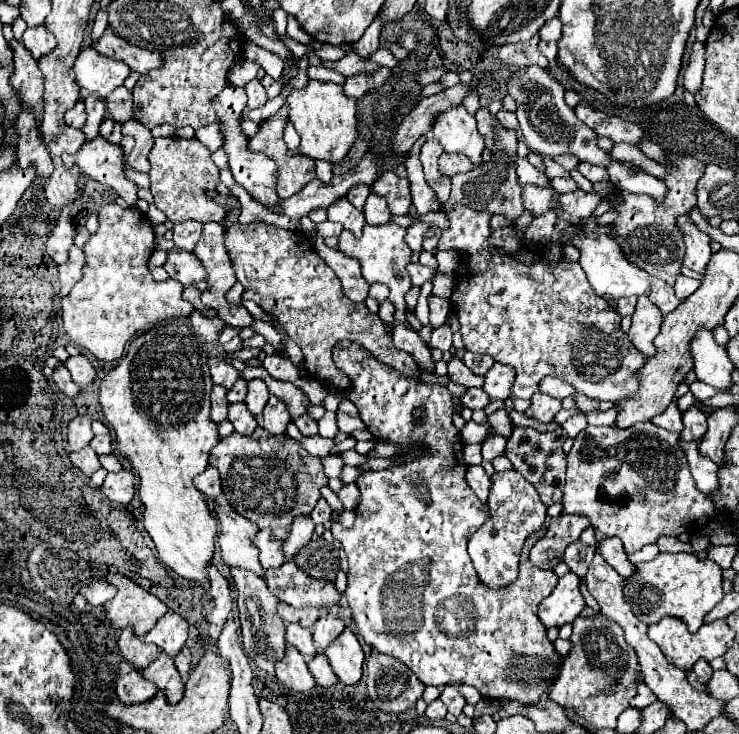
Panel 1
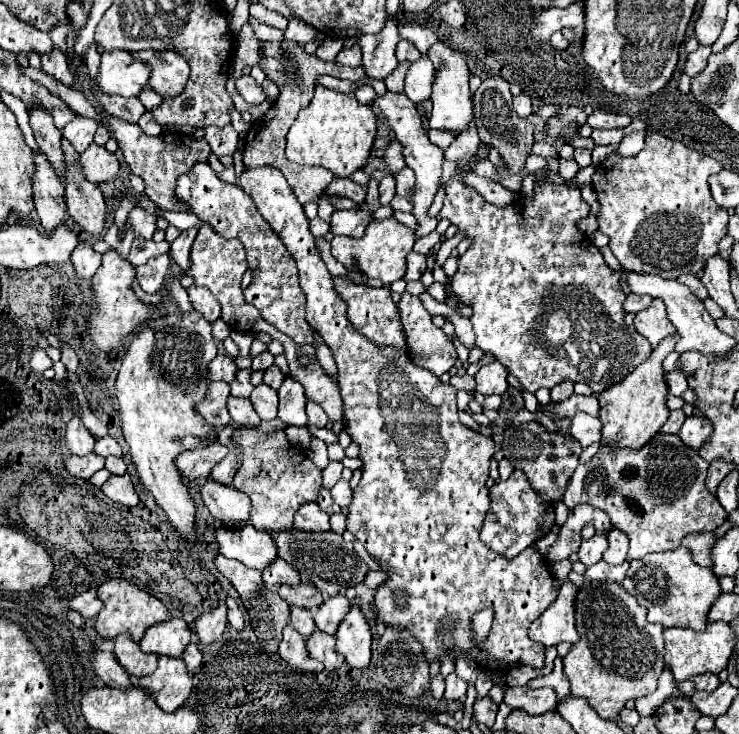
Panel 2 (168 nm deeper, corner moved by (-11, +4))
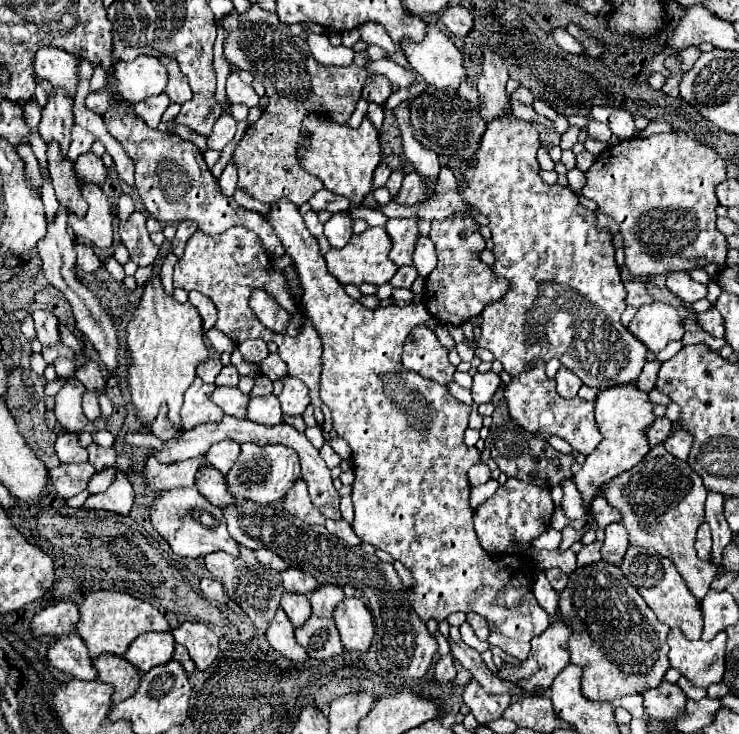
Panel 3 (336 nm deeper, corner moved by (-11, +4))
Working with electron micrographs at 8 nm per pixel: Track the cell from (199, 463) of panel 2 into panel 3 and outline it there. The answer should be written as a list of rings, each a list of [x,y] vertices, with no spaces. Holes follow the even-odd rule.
[[[199,456],[199,458],[193,458],[193,460],[163,466],[155,458],[151,458],[145,464],[145,470],[143,470],[143,482],[153,492],[187,488],[187,486],[195,484],[195,474],[197,474],[197,470],[203,462],[205,462],[205,456]]]

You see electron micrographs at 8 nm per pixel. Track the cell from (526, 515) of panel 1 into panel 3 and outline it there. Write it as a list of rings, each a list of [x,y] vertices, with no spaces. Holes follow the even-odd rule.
[[[509,478],[489,500],[485,500],[475,510],[475,532],[479,544],[483,550],[499,550],[503,554],[511,552],[517,544],[529,548],[531,540],[549,528],[553,510],[555,506],[551,500],[551,492],[547,488],[539,488],[535,484]]]

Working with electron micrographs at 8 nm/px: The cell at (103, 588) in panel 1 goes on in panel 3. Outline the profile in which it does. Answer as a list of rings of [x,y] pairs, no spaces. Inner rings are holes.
[[[59,602],[55,606],[49,606],[41,610],[31,620],[31,634],[43,636],[43,634],[69,634],[75,632],[75,624],[79,620],[79,608],[73,602]]]

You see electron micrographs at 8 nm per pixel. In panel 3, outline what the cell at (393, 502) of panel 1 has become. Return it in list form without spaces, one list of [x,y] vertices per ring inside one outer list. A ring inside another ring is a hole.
[[[283,198],[271,204],[271,212],[265,218],[281,238],[285,252],[295,260],[301,284],[305,288],[301,306],[323,340],[321,400],[333,412],[335,432],[345,438],[353,450],[351,462],[355,484],[351,494],[355,506],[355,534],[363,542],[373,544],[377,550],[385,550],[395,560],[401,560],[411,570],[415,586],[409,592],[409,602],[425,622],[431,618],[441,622],[453,612],[477,612],[485,616],[491,626],[489,644],[497,644],[505,654],[525,660],[531,638],[547,630],[549,616],[531,592],[531,582],[535,576],[535,570],[529,566],[531,562],[519,554],[489,556],[479,546],[475,536],[467,470],[479,462],[479,450],[463,444],[463,432],[467,428],[471,408],[455,400],[447,386],[427,380],[417,372],[409,372],[401,364],[405,338],[415,326],[429,320],[431,314],[423,304],[409,304],[405,308],[363,308],[363,304],[347,296],[335,276],[329,274],[325,258],[319,252],[317,238],[305,228],[303,216],[295,204]]]

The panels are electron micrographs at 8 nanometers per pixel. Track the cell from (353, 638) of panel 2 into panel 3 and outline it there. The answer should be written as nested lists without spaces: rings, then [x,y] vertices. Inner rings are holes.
[[[351,596],[337,604],[333,612],[341,642],[349,650],[367,652],[373,638],[373,618],[361,598]]]

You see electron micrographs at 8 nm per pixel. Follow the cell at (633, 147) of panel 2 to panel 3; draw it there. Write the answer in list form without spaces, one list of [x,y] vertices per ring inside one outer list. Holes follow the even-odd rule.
[[[650,122],[648,126],[642,132],[638,132],[635,137],[646,138],[647,136],[650,136],[654,133],[671,132],[672,130],[673,128],[670,124],[661,122]]]

